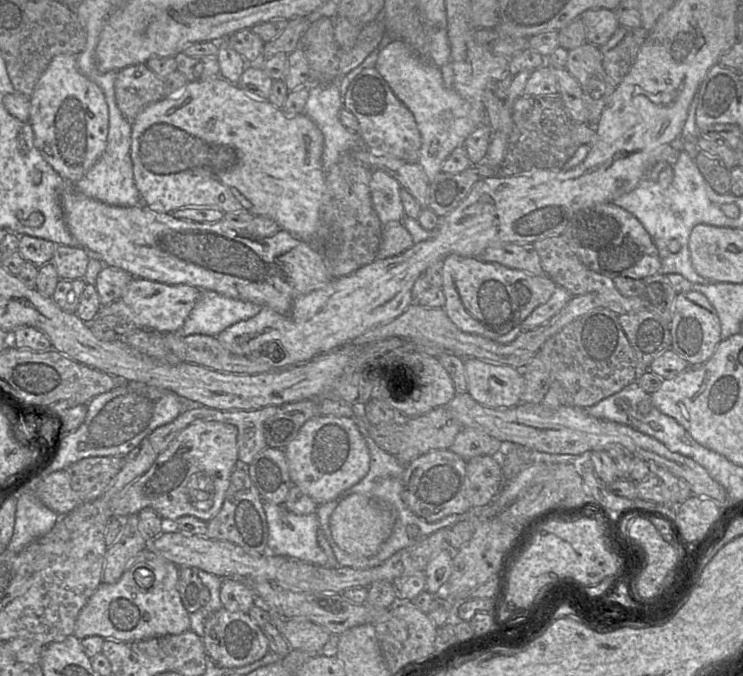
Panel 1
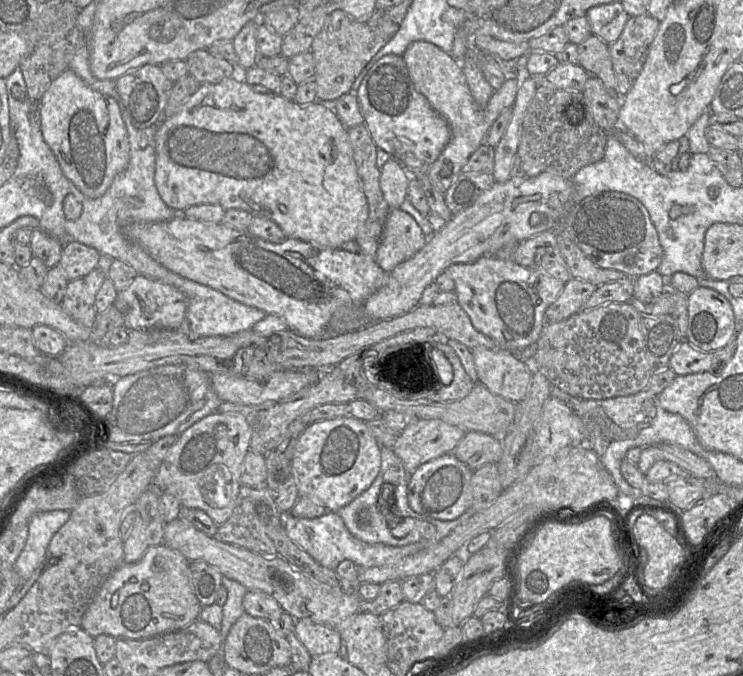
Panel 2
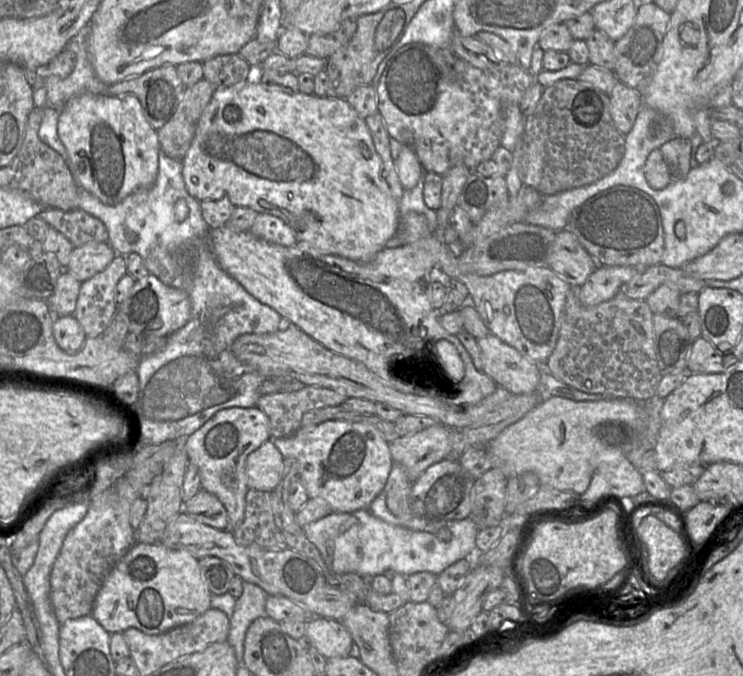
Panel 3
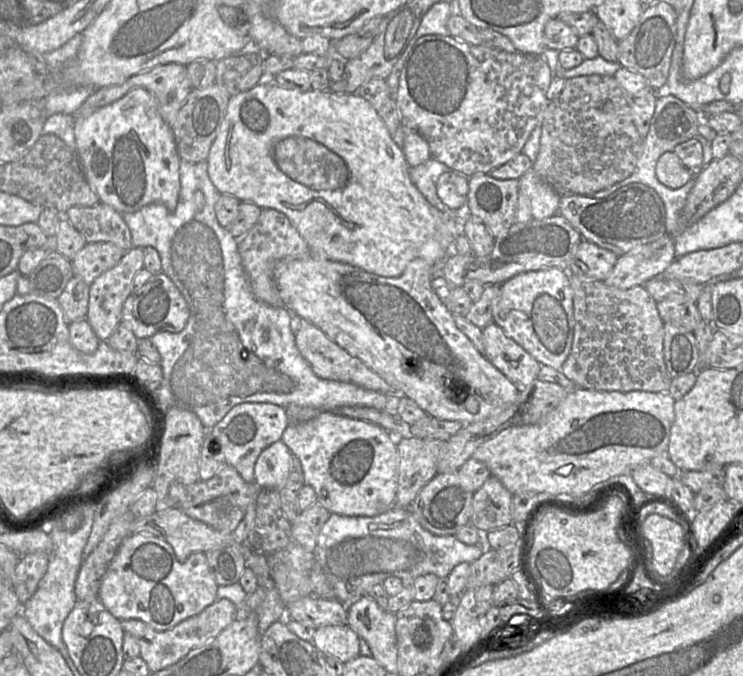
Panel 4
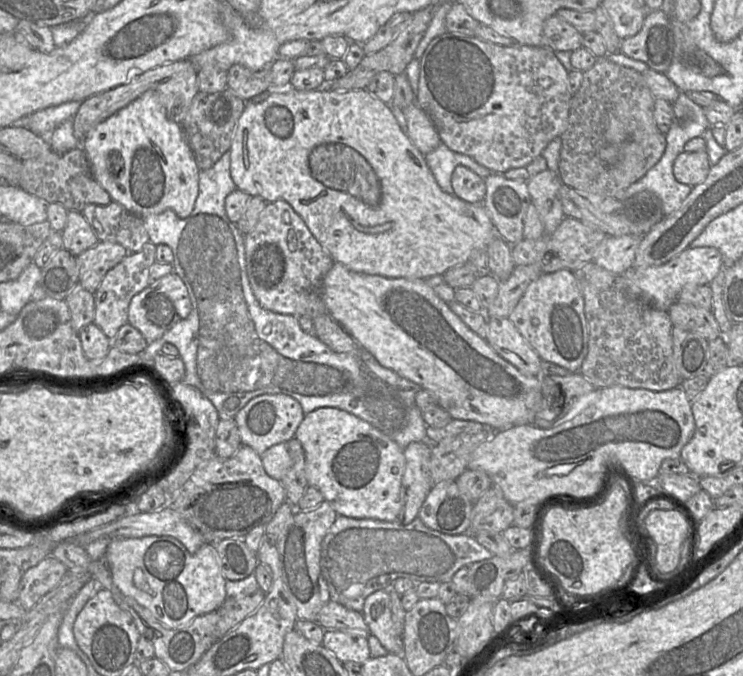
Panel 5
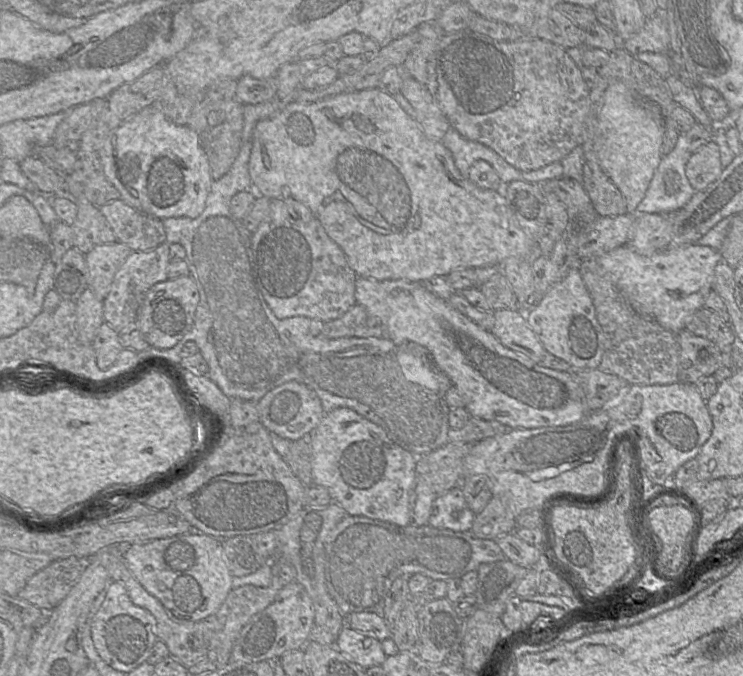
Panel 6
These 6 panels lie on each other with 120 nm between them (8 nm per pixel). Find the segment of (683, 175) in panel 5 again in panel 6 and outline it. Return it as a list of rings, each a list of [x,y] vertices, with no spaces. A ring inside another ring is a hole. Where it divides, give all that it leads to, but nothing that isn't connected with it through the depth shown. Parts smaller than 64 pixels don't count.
[[[710,140],[692,152],[685,166],[686,177],[696,191],[703,190],[714,183],[723,170],[719,147]]]

